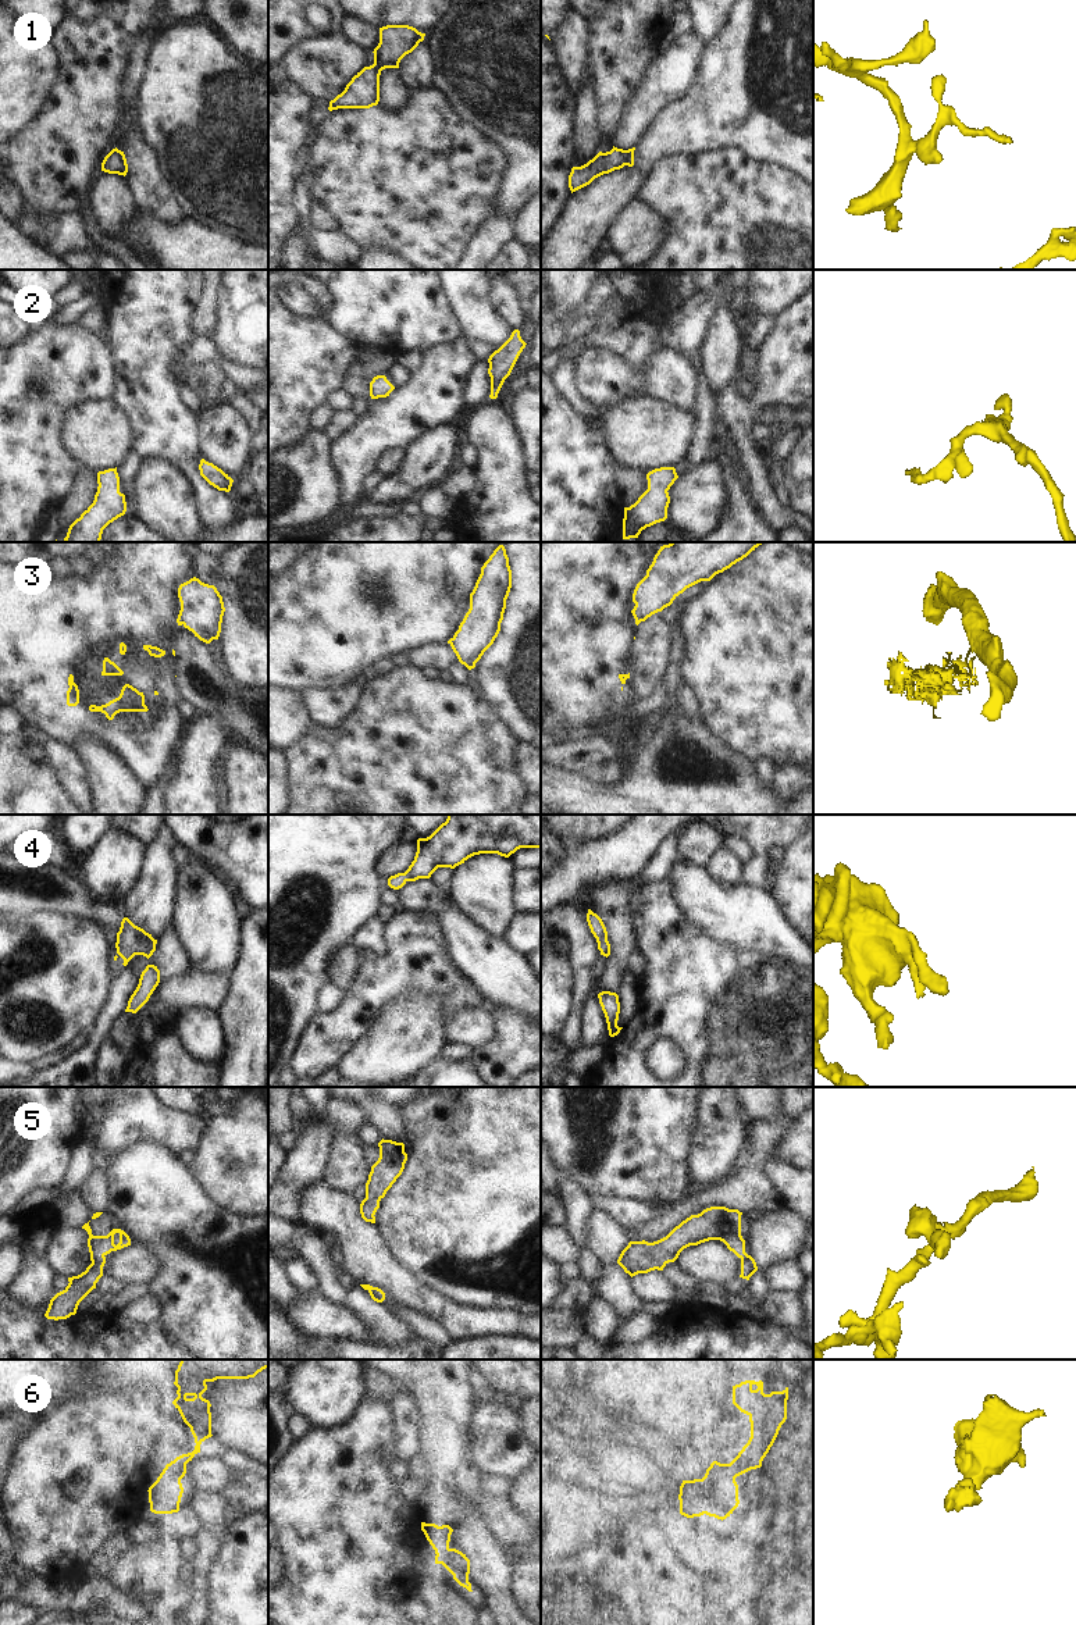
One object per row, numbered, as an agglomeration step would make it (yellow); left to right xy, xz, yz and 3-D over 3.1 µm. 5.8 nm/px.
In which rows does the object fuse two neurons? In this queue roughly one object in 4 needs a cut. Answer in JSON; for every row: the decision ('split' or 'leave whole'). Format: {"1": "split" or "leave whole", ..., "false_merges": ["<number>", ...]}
{"1": "leave whole", "2": "leave whole", "3": "split", "4": "leave whole", "5": "leave whole", "6": "leave whole", "false_merges": ["3"]}

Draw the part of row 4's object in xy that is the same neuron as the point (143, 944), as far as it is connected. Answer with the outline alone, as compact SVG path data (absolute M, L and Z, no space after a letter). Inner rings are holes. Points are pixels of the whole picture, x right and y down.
M128 917L121 922L120 931L117 933L117 954L124 959L124 966L135 955L143 955L147 959L156 951L157 940L152 934L146 933L143 929L135 926Z

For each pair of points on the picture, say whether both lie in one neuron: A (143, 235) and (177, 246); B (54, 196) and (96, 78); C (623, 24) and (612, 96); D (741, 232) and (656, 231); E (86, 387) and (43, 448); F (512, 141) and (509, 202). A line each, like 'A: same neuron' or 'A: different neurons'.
A: same neuron
B: same neuron
C: same neuron
D: different neurons
E: same neuron
F: same neuron

